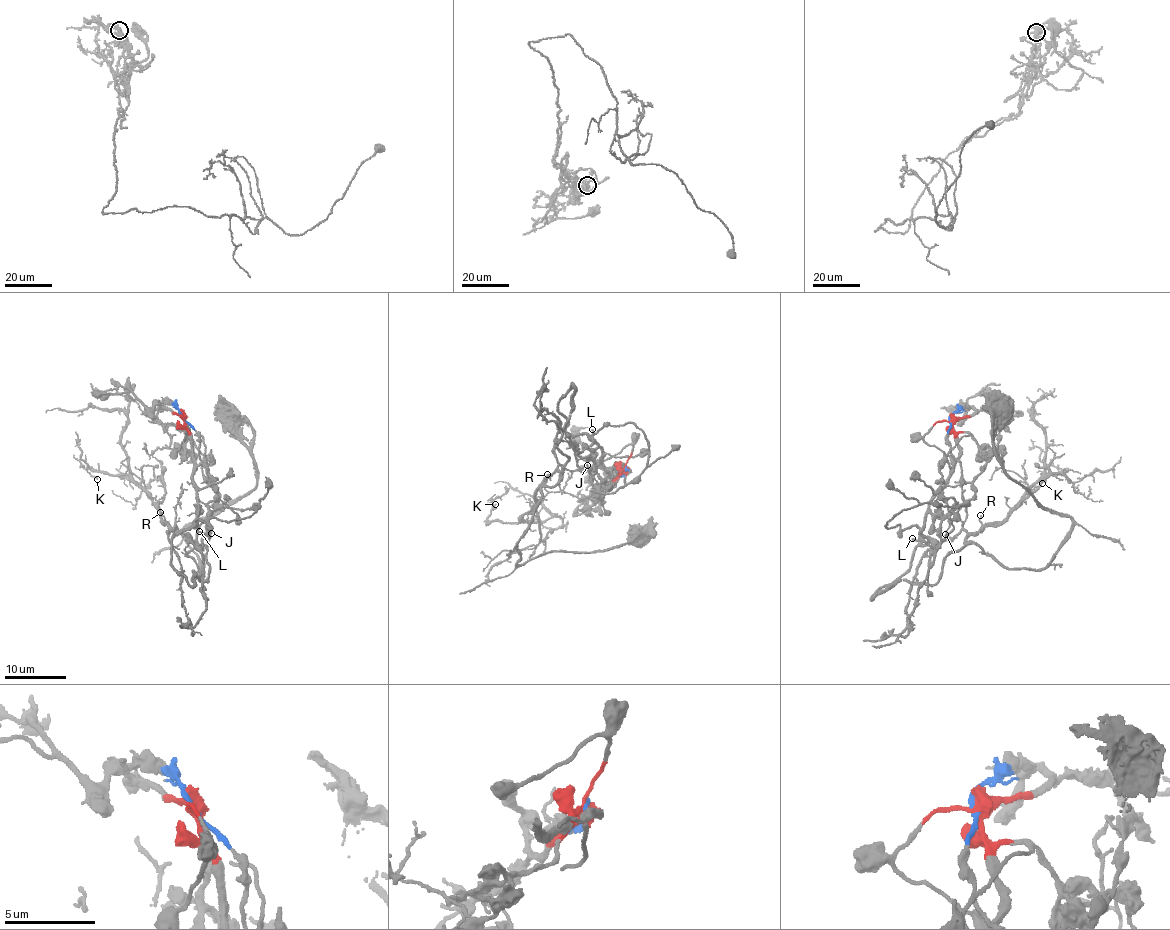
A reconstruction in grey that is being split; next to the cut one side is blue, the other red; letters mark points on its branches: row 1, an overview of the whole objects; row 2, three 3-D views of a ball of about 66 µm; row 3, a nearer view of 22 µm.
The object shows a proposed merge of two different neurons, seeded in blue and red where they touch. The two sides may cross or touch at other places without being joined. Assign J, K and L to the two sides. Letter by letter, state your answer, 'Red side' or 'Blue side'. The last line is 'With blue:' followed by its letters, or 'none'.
J: Red side
K: Red side
L: Blue side
With blue: L

